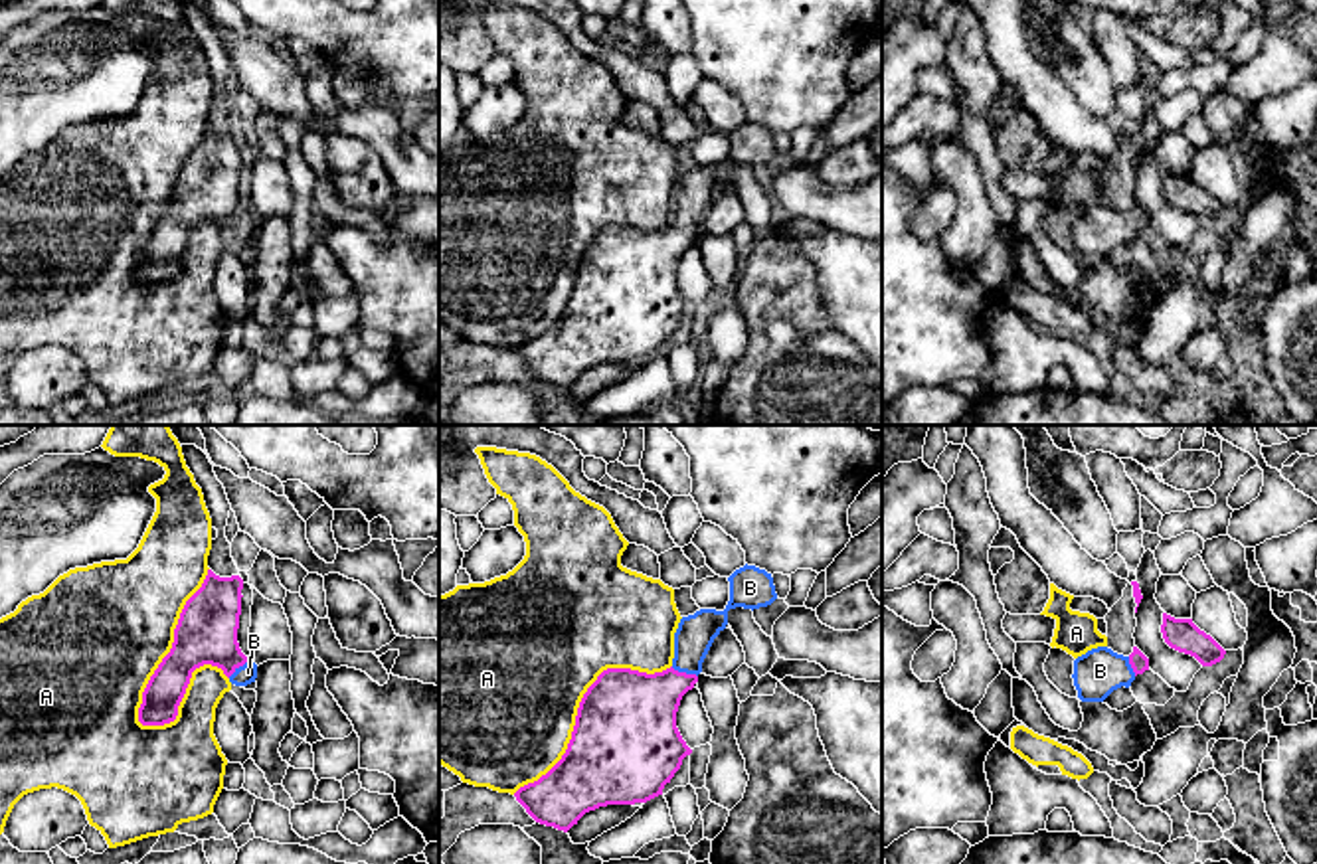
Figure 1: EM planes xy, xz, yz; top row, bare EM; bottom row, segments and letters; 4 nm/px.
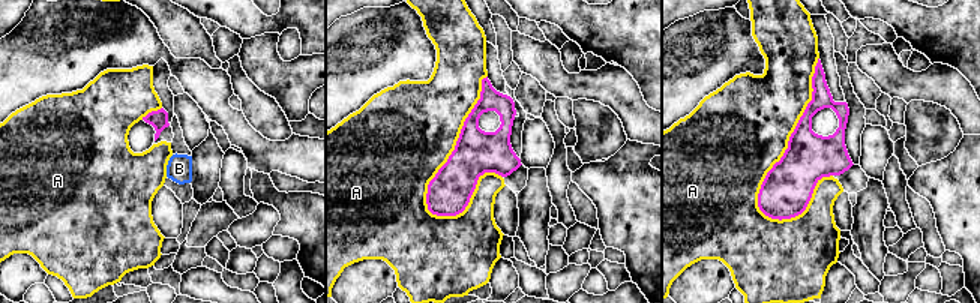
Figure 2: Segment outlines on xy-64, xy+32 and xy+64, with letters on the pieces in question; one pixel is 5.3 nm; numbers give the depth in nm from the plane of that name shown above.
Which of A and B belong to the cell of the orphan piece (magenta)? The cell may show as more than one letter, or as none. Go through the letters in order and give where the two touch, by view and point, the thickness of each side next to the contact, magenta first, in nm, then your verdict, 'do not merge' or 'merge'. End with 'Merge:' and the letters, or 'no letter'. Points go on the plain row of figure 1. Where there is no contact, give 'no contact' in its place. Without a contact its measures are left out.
A: xy (173, 204) | 260/480 nm | do not merge
B: xz (685, 230) | 320/160 nm | merge
Merge: B

